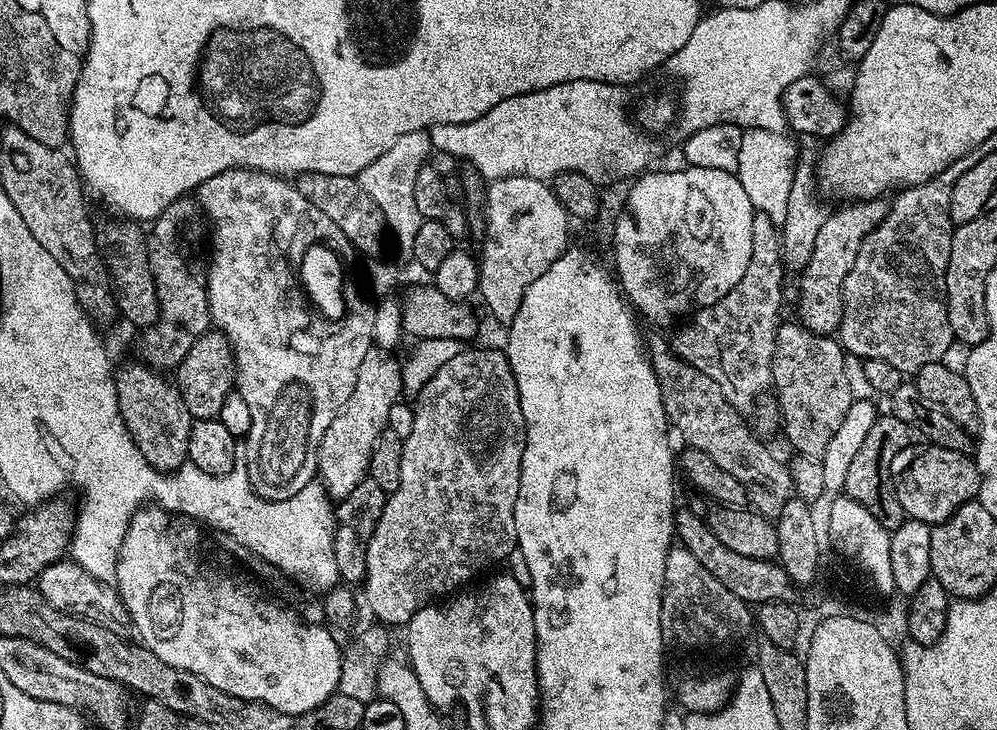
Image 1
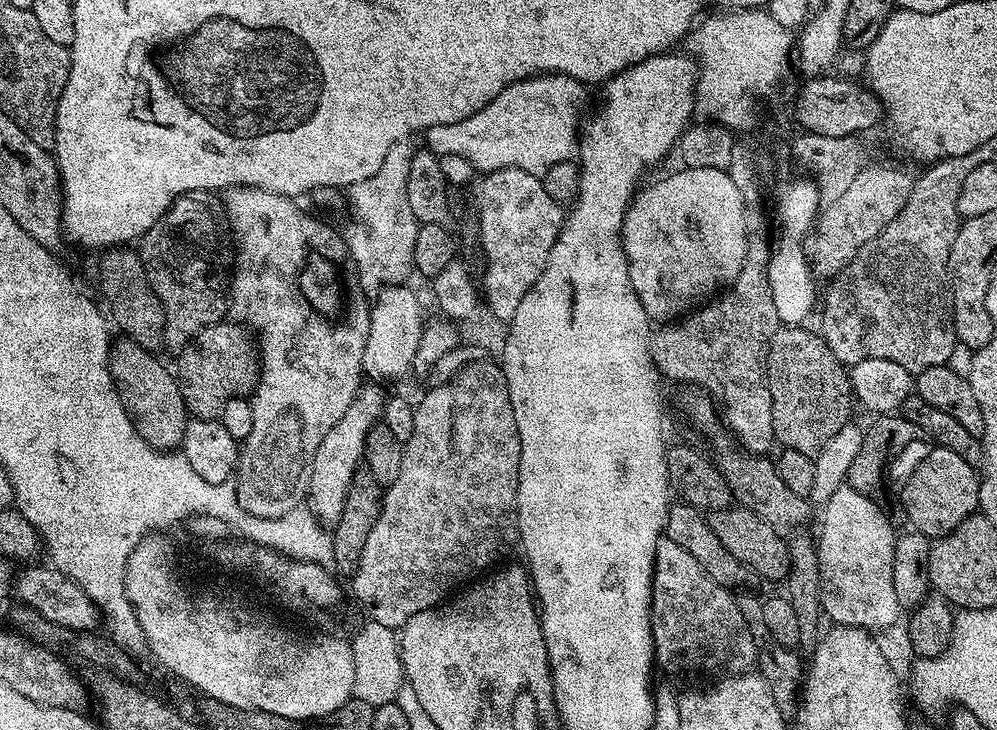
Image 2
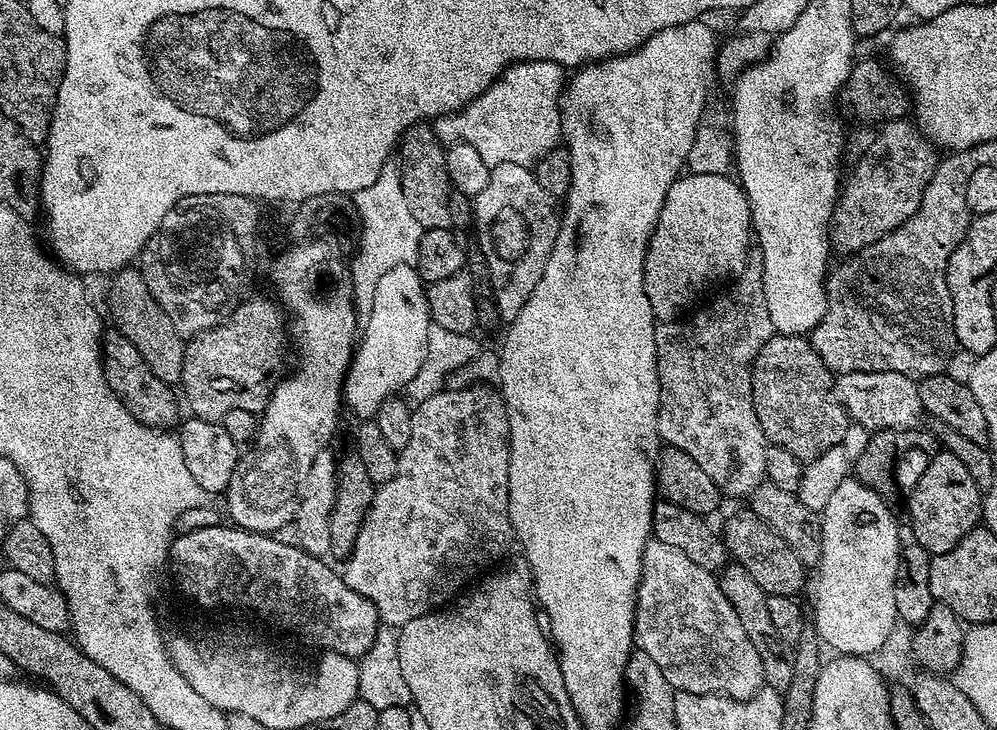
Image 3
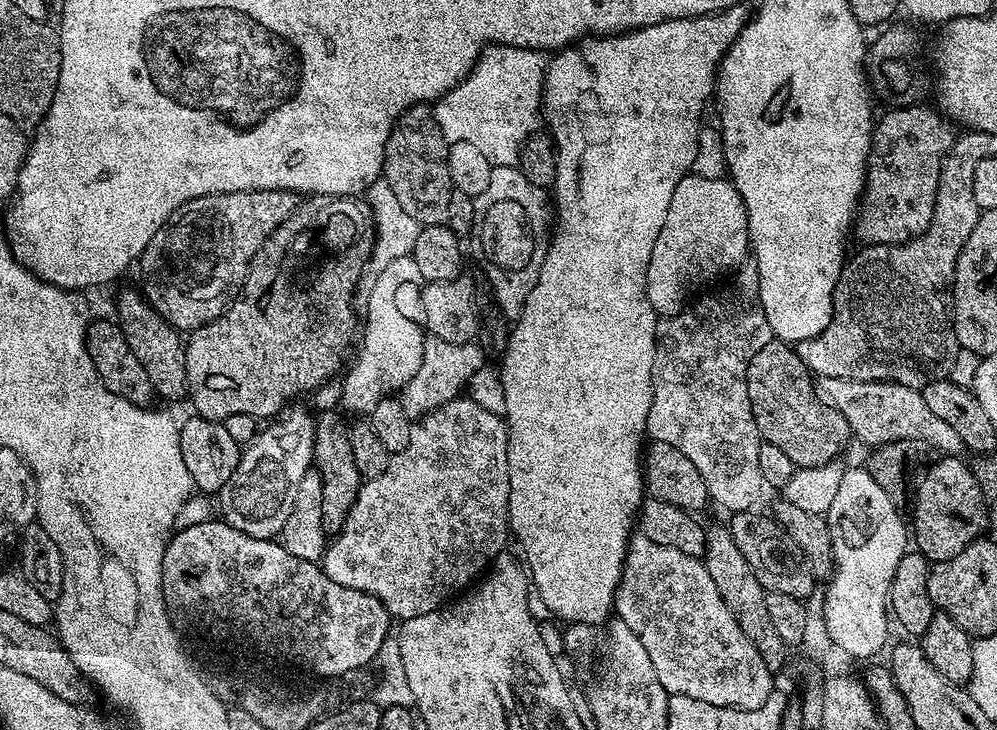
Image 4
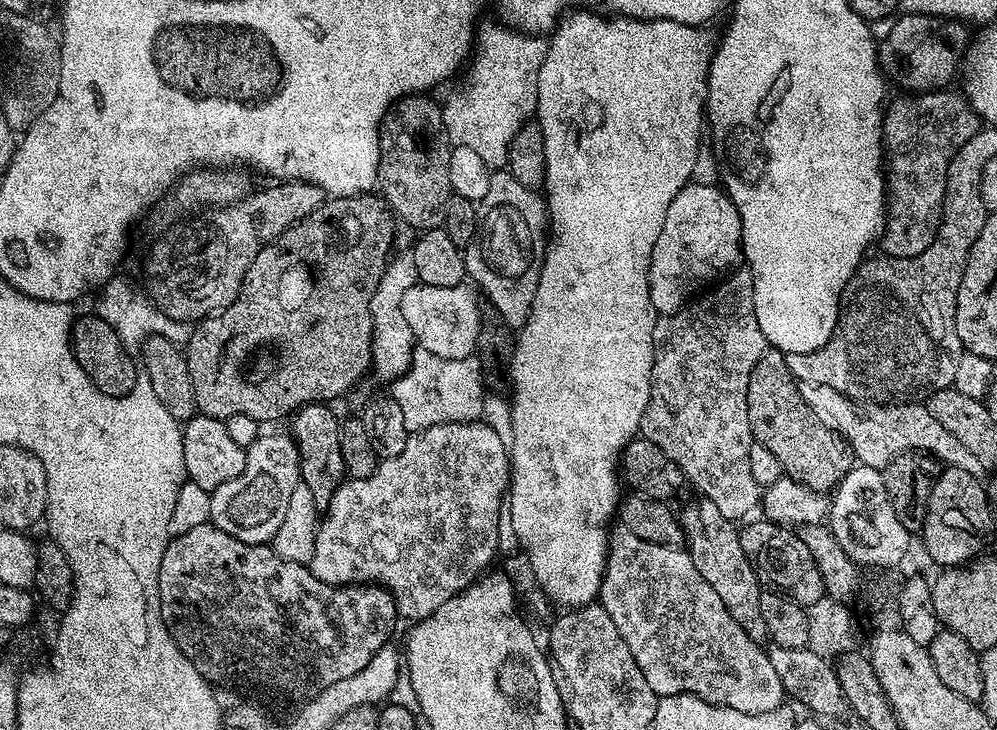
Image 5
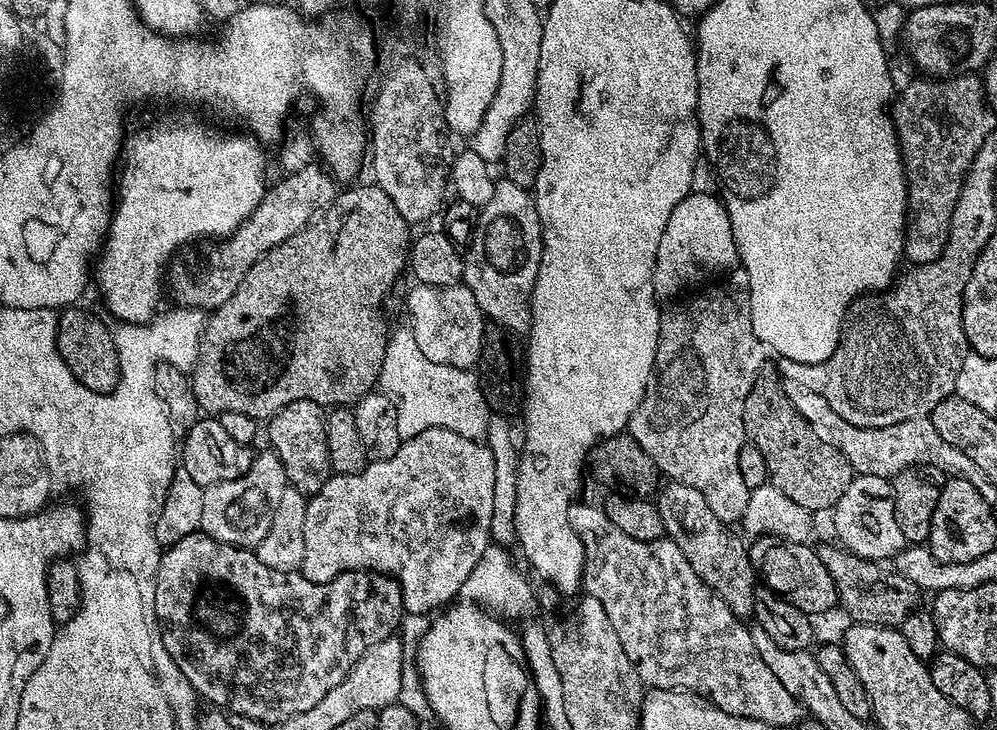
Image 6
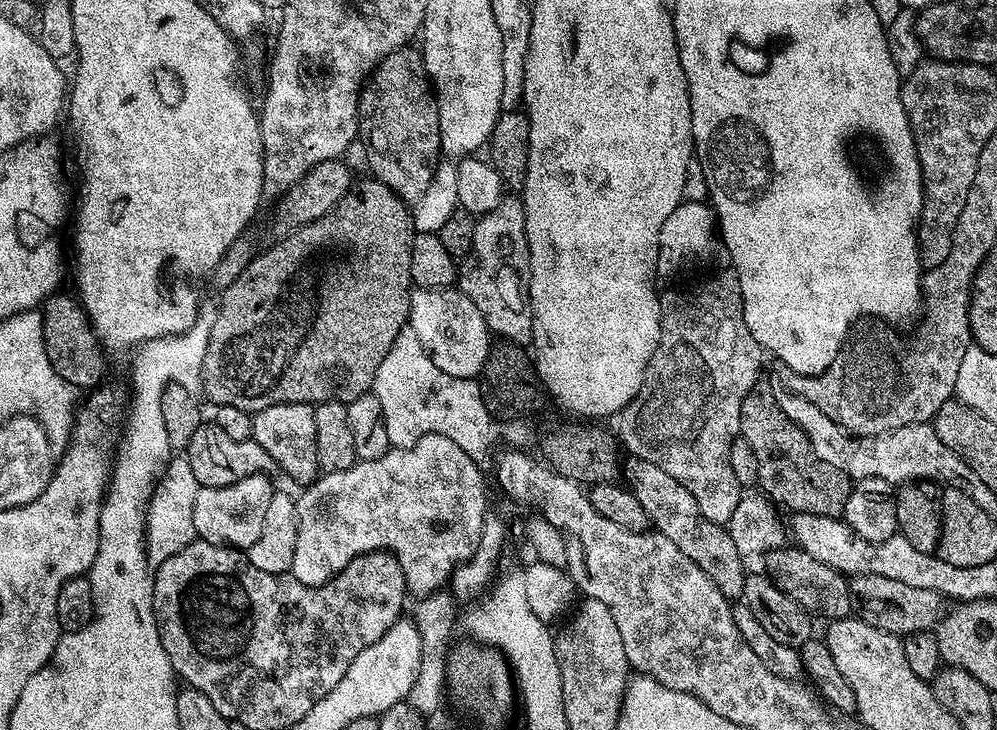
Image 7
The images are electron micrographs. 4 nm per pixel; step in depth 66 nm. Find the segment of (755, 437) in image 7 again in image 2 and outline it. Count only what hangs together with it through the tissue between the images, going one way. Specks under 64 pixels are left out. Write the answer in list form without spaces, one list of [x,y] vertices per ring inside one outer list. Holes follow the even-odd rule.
[[[782,326],[770,338],[770,350],[768,351],[768,389],[770,390],[770,402],[772,403],[772,434],[777,441],[780,440],[784,448],[793,448],[811,458],[842,430],[842,426],[850,423],[848,416],[854,408],[852,394],[852,381],[846,375],[845,365],[834,358],[834,350],[824,341],[819,331],[811,332],[808,326]]]

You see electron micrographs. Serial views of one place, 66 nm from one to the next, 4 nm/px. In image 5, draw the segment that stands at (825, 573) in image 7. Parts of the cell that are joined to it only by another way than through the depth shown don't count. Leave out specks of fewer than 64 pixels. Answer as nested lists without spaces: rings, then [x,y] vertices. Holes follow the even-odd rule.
[[[767,518],[759,519],[753,524],[745,523],[745,528],[739,529],[742,550],[746,550],[746,558],[750,558],[756,575],[765,585],[783,590],[797,604],[807,606],[818,602],[826,594],[824,579],[810,550],[806,550],[806,542],[802,542],[791,527],[774,524]]]

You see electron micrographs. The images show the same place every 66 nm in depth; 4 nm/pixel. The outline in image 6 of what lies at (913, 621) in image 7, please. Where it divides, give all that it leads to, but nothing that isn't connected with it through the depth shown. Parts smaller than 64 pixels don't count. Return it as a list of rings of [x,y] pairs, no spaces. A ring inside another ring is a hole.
[[[821,547],[820,557],[826,570],[830,570],[830,578],[834,578],[839,603],[855,623],[899,626],[911,612],[917,611],[918,589],[902,573],[891,567],[881,566],[876,560],[866,560],[863,556],[856,556],[843,547],[835,547]]]

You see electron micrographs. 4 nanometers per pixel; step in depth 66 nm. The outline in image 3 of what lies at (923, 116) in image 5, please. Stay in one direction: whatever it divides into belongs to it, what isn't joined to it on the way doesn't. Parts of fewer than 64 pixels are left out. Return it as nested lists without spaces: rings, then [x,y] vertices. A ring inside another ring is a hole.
[[[911,119],[889,120],[877,132],[880,133],[869,142],[868,149],[861,154],[860,161],[852,168],[852,173],[849,176],[847,173],[836,201],[836,209],[832,211],[828,239],[835,251],[837,248],[844,252],[840,254],[858,252],[866,245],[878,242],[878,238],[882,238],[887,232],[898,230],[902,222],[909,220],[918,210],[922,194],[938,163],[937,145],[929,140]]]

